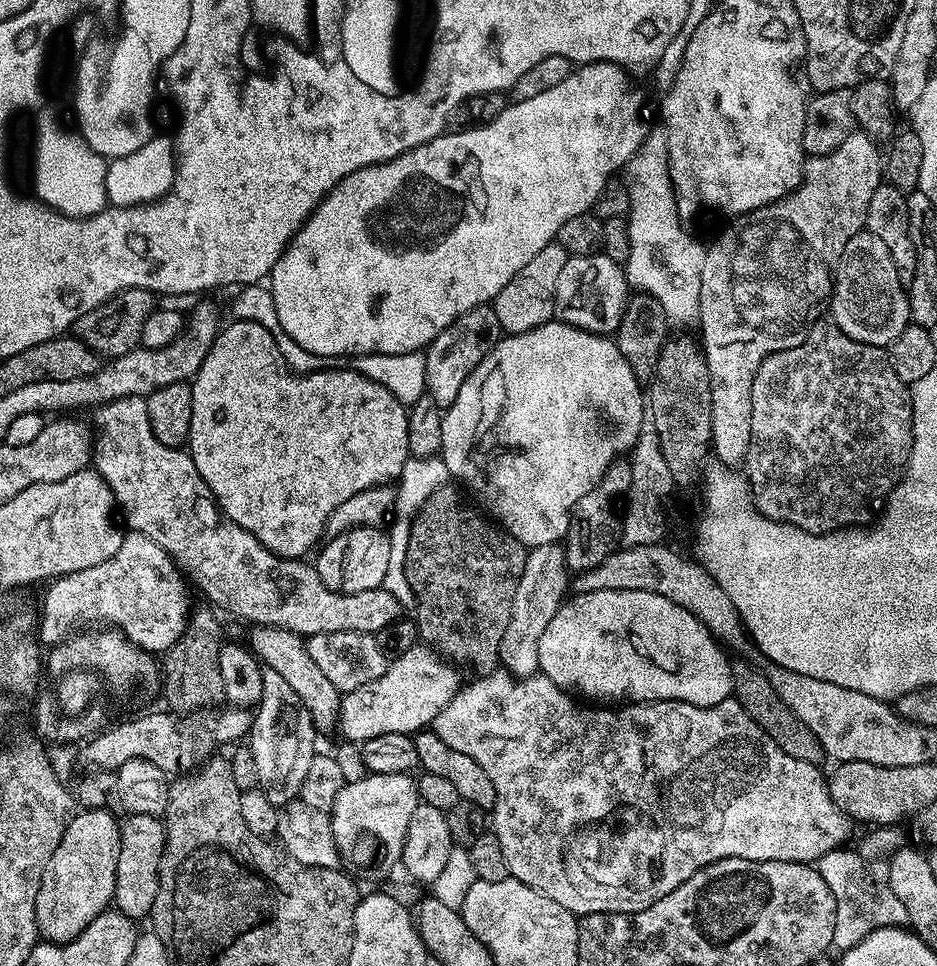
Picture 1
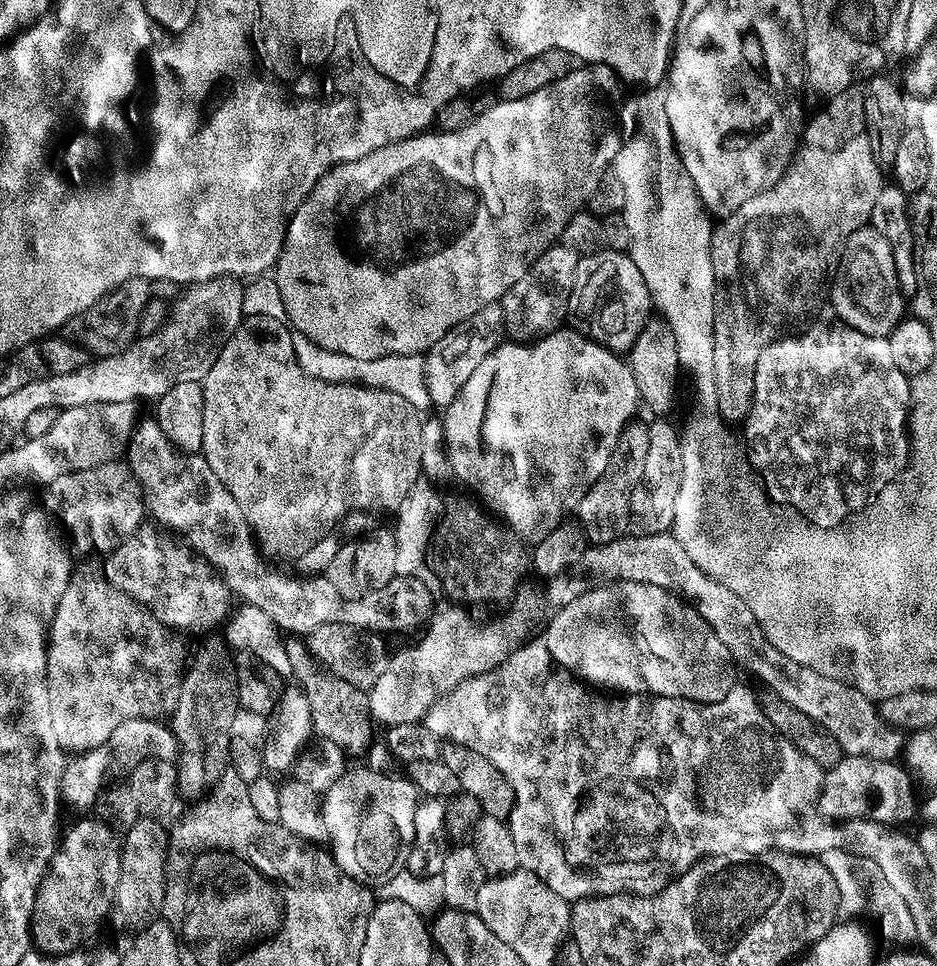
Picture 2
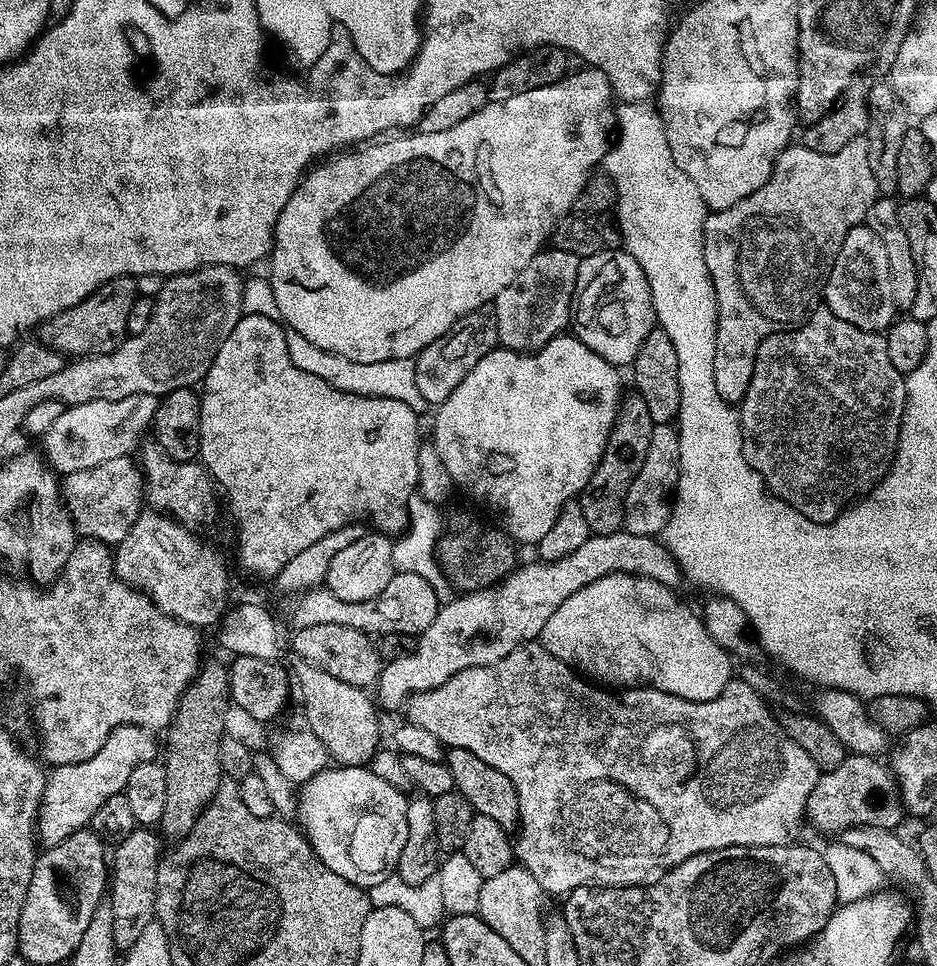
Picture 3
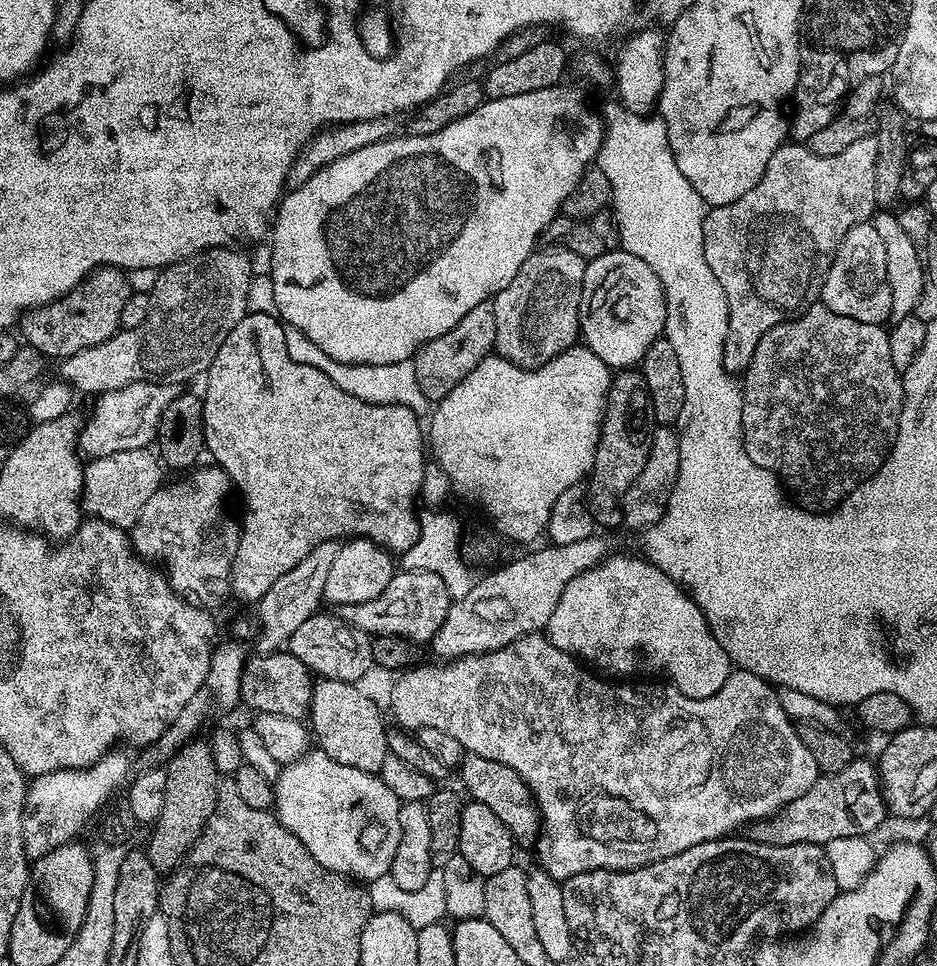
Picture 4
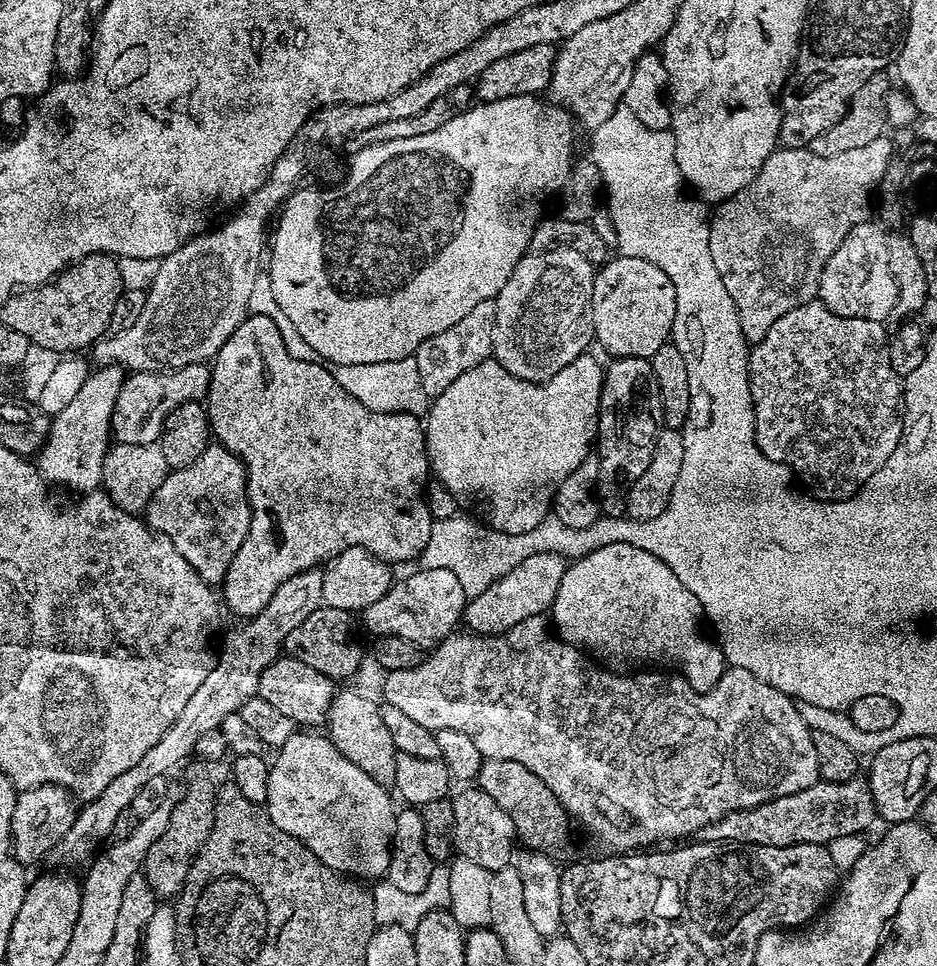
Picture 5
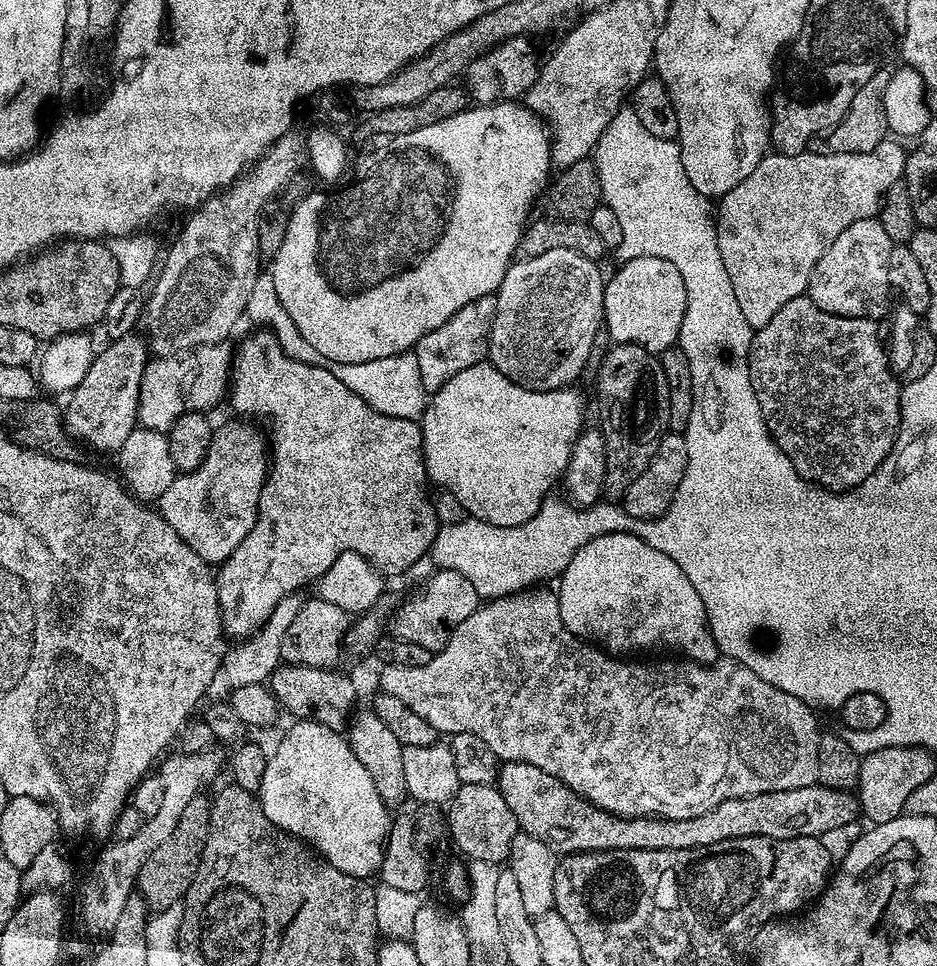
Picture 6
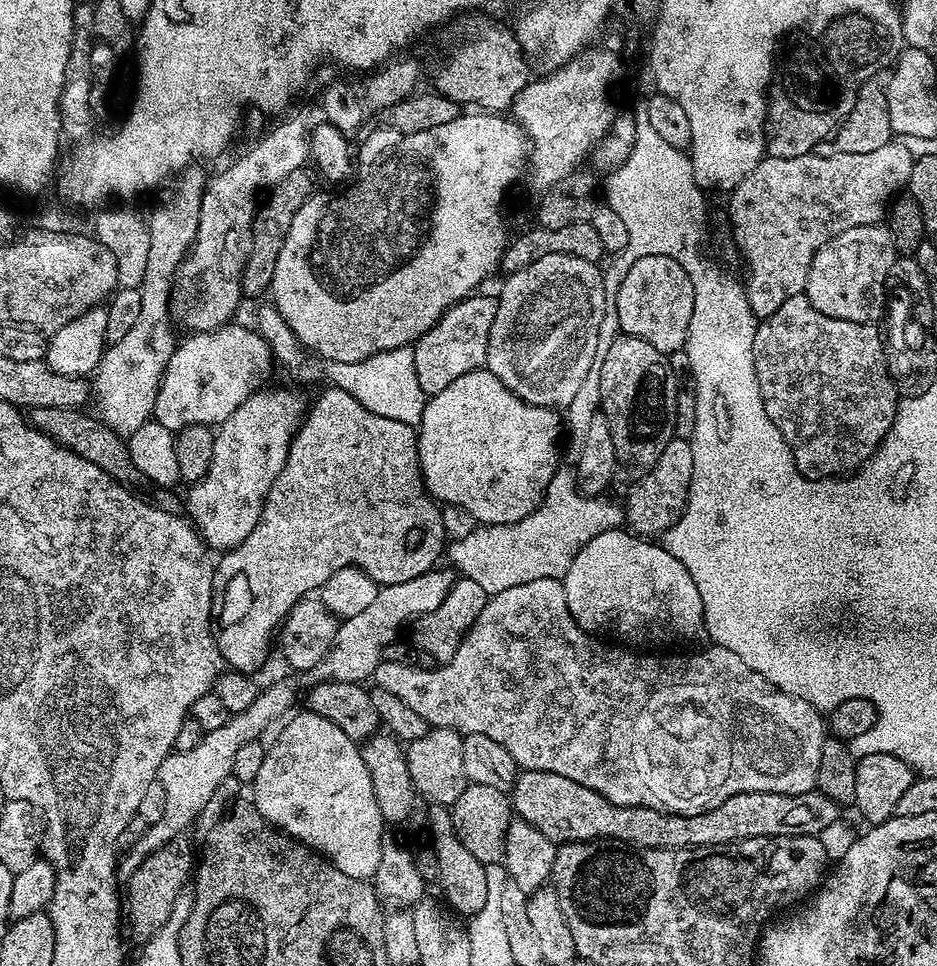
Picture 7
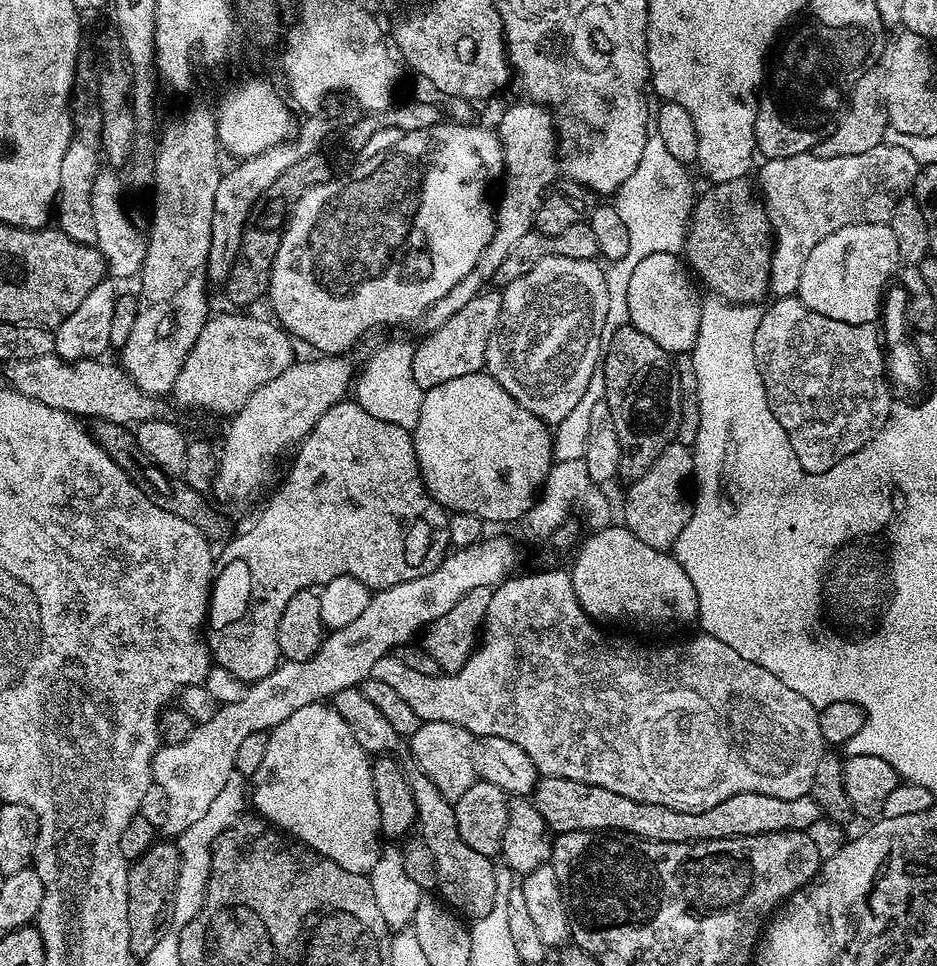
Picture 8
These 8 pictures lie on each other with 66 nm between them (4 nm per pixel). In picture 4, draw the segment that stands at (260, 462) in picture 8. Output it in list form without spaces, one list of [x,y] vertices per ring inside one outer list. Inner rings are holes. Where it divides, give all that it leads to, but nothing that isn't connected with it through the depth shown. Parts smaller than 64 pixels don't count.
[[[215,466],[199,468],[188,474],[193,476],[188,476],[169,488],[168,485],[162,486],[157,492],[150,494],[146,506],[142,506],[142,514],[138,514],[138,522],[130,530],[130,539],[137,556],[162,565],[168,583],[179,596],[193,604],[199,604],[201,608],[216,610],[232,592],[232,567],[234,554],[238,554],[241,525],[237,517],[235,520],[224,513],[224,499],[228,496],[228,488],[230,492],[230,477]]]

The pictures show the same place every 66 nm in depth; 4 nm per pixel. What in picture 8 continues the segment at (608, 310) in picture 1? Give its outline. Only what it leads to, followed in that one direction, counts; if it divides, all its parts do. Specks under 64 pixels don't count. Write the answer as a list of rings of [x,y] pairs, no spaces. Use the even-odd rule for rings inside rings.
[[[650,252],[645,254],[642,262],[635,267],[634,274],[631,275],[630,286],[627,287],[626,303],[629,307],[627,323],[642,330],[642,334],[646,334],[646,338],[654,338],[654,342],[658,342],[658,346],[662,346],[662,350],[666,350],[670,354],[691,353],[698,338],[702,307],[702,296],[696,293],[695,287],[697,288],[697,285],[690,275],[685,261],[677,253]]]

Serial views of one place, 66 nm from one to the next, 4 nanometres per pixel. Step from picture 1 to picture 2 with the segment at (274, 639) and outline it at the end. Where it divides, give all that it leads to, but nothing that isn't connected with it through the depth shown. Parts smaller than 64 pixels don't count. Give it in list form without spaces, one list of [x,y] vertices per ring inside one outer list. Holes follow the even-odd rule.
[[[288,638],[283,643],[293,671],[291,679],[298,685],[300,691],[306,694],[306,702],[310,702],[312,732],[320,735],[321,741],[328,741],[340,747],[349,757],[362,755],[372,740],[374,724],[369,717],[361,689],[350,686],[350,682],[342,682],[337,676],[330,676],[323,671],[299,639]]]

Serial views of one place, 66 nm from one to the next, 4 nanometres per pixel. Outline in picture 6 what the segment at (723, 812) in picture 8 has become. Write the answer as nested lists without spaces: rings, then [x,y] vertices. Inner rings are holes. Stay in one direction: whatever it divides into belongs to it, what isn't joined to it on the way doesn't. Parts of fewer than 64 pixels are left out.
[[[509,760],[501,763],[498,768],[498,787],[510,806],[511,813],[517,819],[519,831],[533,836],[538,842],[546,842],[550,850],[557,854],[573,852],[605,852],[611,848],[618,850],[690,850],[691,848],[709,848],[727,840],[738,838],[798,838],[799,836],[815,836],[822,838],[828,830],[839,833],[847,824],[858,820],[860,801],[852,792],[843,792],[833,788],[825,788],[817,782],[810,786],[802,786],[798,790],[778,790],[766,794],[754,794],[746,798],[730,798],[714,810],[706,810],[706,814],[698,814],[698,818],[680,818],[678,820],[661,820],[659,816],[615,816],[598,806],[594,806],[586,798],[565,786],[561,780],[538,770],[538,766],[530,766],[526,762]]]

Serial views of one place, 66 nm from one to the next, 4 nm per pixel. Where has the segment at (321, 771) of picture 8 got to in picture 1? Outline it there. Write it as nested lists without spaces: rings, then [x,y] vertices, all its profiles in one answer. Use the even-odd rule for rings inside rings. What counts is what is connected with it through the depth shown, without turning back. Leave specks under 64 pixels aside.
[[[407,772],[398,774],[366,774],[360,780],[345,783],[330,811],[334,840],[340,850],[341,861],[353,864],[372,876],[380,876],[392,867],[401,863],[400,855],[406,842],[406,834],[410,830],[410,818],[414,818],[414,810],[422,803],[416,791],[416,780]]]

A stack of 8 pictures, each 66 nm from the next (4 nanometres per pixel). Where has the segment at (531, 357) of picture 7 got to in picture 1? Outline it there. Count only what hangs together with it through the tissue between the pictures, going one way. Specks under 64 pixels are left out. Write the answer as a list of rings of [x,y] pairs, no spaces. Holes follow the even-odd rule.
[[[558,242],[547,244],[502,290],[496,295],[490,307],[498,314],[498,322],[505,333],[525,332],[548,323],[556,316],[556,283],[562,266],[566,266],[569,254]]]

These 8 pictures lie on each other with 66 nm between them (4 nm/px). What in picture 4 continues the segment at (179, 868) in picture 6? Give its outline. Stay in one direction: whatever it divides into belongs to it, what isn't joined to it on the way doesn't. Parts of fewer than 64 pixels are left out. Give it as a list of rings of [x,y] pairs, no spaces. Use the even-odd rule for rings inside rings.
[[[191,742],[172,754],[166,764],[168,781],[166,782],[166,802],[162,805],[162,814],[151,829],[152,837],[148,840],[146,851],[157,873],[171,873],[192,849],[192,844],[199,838],[204,823],[214,814],[216,795],[220,789],[222,776],[215,768],[211,746],[208,742]]]

